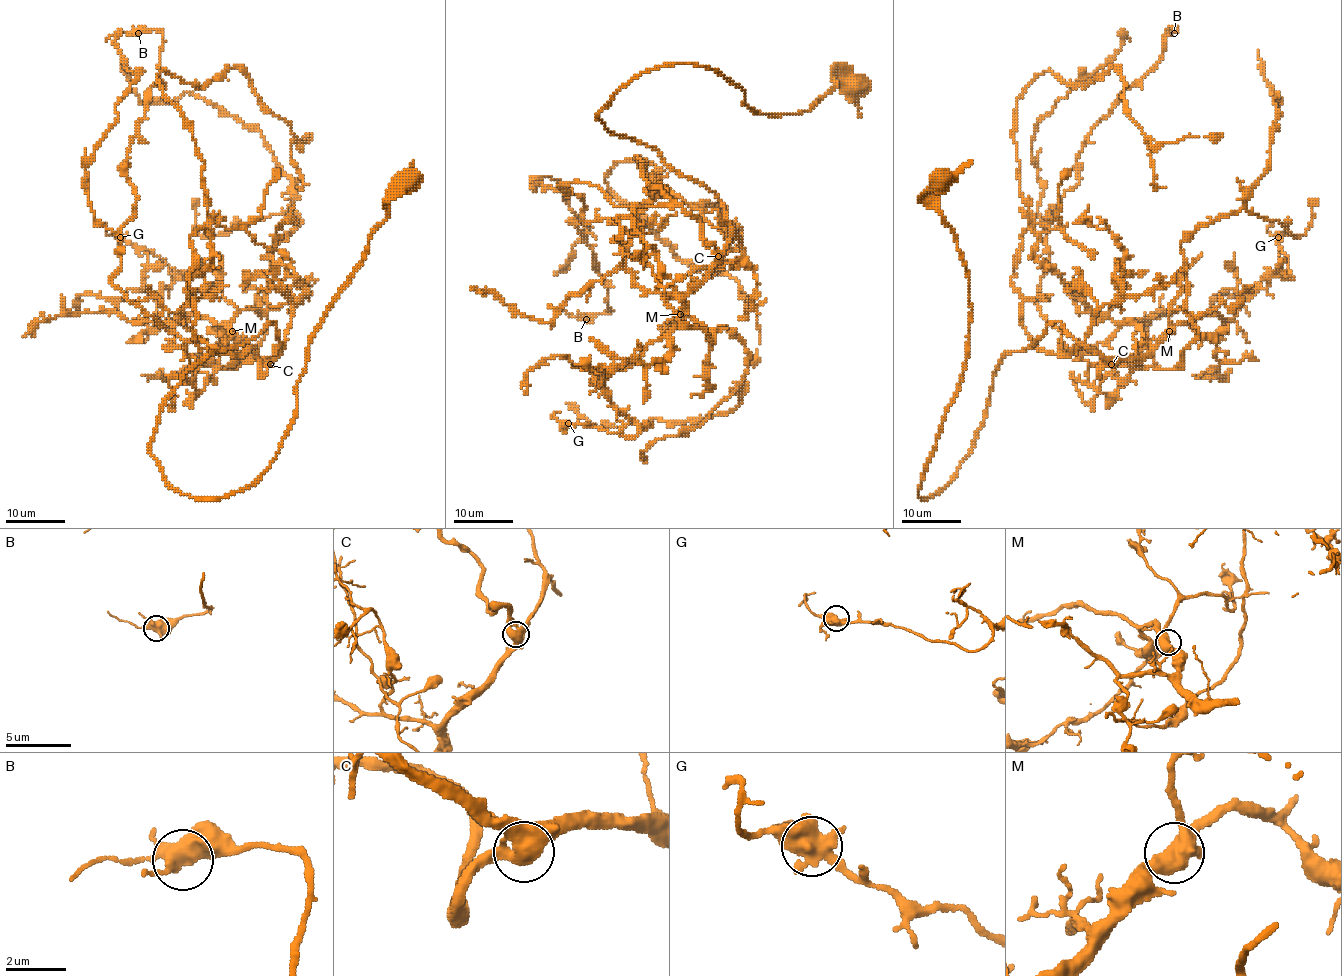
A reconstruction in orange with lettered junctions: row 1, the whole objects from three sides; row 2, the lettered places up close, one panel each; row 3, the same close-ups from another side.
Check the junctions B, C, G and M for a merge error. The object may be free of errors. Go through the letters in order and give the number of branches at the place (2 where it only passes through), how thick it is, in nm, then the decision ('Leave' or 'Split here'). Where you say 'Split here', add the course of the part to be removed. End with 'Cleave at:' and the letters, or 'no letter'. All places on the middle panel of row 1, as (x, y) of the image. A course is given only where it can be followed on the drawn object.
B: Branches: 4. Thickness 480 nm. Leave
C: Branches: 4. Thickness 500 nm. Leave
G: Branches: 4. Thickness 500 nm. Leave
M: Branches: 4. Thickness 480 nm. Leave
Cleave at: no letter

